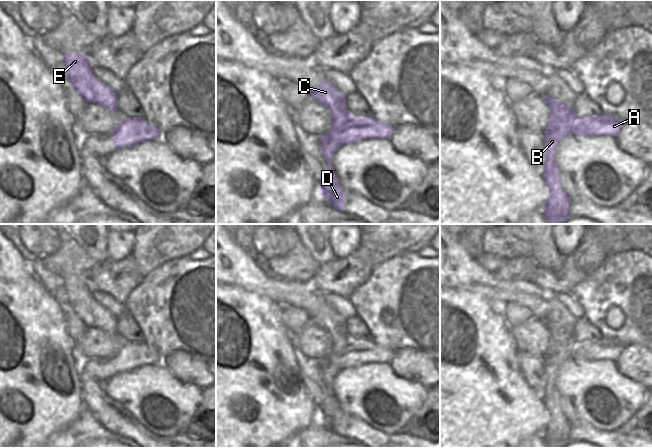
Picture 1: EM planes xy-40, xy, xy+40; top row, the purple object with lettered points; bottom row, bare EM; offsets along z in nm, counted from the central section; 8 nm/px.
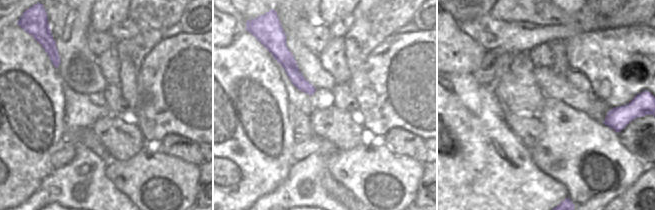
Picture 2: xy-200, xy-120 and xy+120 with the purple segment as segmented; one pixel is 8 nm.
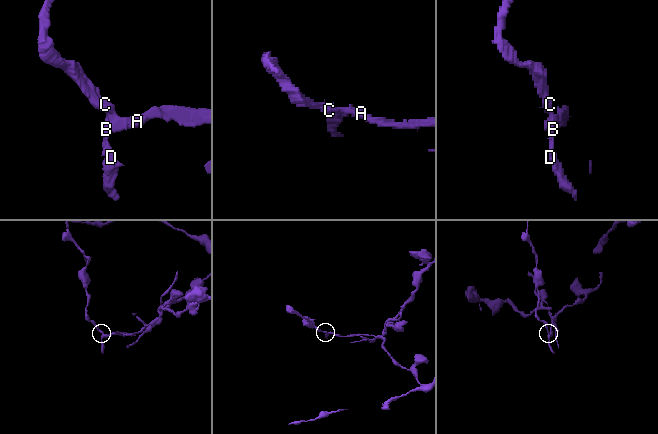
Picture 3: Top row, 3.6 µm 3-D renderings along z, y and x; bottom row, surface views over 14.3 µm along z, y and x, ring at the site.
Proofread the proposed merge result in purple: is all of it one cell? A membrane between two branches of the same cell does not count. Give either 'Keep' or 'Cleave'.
Cleave

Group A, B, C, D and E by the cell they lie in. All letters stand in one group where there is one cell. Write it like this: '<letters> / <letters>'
A / B C D E

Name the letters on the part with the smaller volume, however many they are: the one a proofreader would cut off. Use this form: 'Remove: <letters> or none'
Remove: B, C, D, E

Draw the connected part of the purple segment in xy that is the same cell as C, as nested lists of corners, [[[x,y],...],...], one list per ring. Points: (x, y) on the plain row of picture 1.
[[[322,305],[320,309],[308,312],[309,321],[326,331],[333,344],[333,350],[325,359],[329,360],[349,344],[351,339],[345,328],[346,319],[329,305]]]

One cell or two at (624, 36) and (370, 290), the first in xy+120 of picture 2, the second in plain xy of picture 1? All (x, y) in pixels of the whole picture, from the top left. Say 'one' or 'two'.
one

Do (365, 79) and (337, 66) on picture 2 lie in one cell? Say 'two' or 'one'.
two

